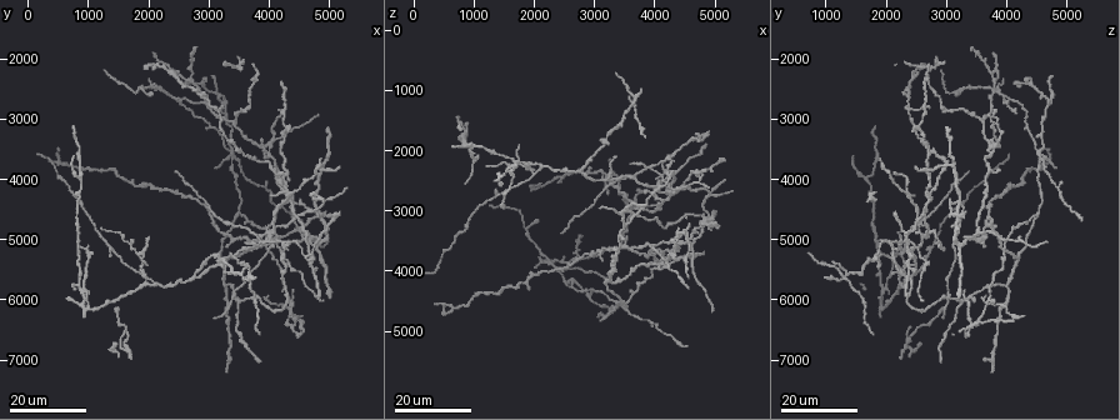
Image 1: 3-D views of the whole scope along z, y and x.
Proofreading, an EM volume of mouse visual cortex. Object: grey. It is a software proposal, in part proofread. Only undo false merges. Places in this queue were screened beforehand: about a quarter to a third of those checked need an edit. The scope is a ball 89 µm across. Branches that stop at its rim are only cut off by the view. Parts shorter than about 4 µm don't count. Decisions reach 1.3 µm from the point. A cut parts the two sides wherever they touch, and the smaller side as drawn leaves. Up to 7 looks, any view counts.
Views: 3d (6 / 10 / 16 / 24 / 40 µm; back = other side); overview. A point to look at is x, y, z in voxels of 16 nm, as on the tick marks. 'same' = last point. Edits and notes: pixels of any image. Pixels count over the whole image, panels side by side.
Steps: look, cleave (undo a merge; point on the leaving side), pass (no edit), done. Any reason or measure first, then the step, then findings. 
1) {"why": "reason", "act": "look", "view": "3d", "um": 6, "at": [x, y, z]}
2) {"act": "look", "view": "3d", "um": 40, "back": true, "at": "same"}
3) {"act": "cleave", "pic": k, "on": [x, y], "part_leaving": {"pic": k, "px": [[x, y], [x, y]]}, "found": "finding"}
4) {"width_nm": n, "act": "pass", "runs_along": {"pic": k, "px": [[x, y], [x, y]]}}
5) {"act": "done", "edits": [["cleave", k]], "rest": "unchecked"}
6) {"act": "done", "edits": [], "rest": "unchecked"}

{"why": "three-way junction", "act": "look", "view": "3d", "um": 16, "at": [2750, 5600, 2300]}

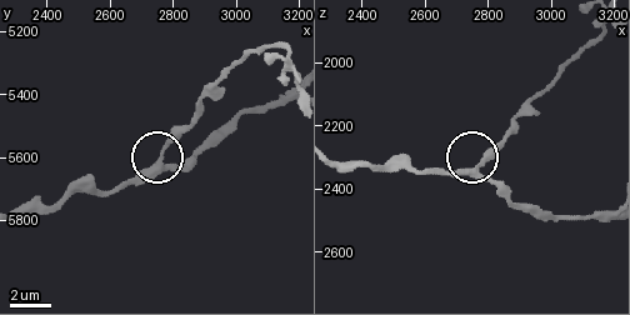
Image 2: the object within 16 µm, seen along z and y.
{"act": "look", "view": "3d", "um": 10, "at": [2750, 5610, 2340]}

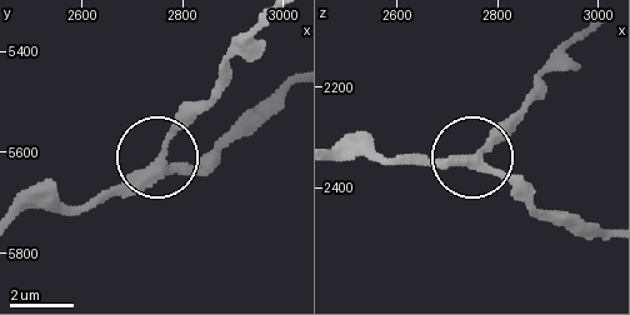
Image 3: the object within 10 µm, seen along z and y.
{"arms": 3, "act": "pass", "found": "continuous, no second neuron"}

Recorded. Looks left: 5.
{"why": "branch point", "act": "look", "view": "3d", "um": 16, "at": [2150, 5750, 2250]}

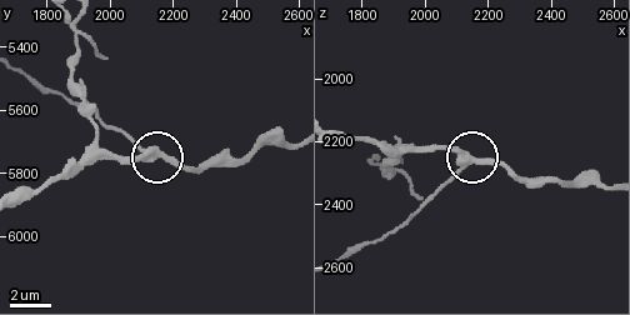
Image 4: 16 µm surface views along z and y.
{"why": "zoom in", "act": "look", "view": "3d", "um": 10, "at": [2110, 5750, 2260]}

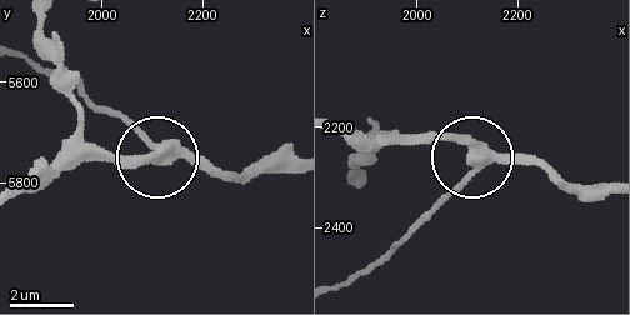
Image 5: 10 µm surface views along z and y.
{"act": "look", "view": "3d", "um": 6, "at": [2110, 5740, 2260]}

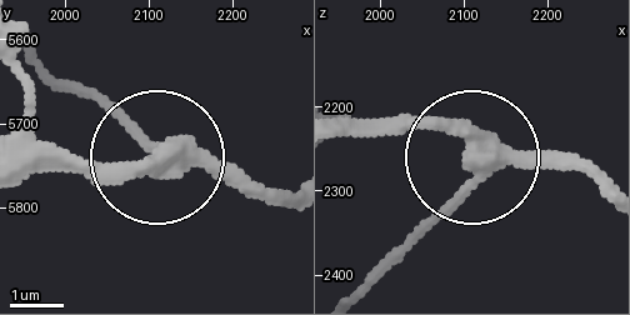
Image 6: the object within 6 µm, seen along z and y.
{"arms": 3, "act": "cleave", "pic": 6, "on": [106, 110], "found": "a second neuron is stuck on"}

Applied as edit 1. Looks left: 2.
{"act": "done", "edits": [["cleave", 6]], "rest": "unchecked"}

